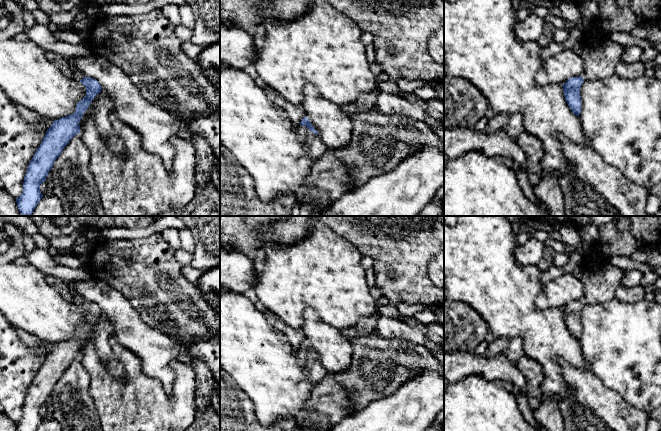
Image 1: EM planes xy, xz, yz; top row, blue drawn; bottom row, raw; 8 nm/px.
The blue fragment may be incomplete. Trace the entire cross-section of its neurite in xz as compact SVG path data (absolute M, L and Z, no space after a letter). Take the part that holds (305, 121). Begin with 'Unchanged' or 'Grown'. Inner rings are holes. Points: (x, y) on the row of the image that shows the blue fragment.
Grown. M305 116L297 127L297 134L300 141L304 143L304 147L309 155L318 160L329 149L326 144L318 136L318 132L312 126L310 120Z

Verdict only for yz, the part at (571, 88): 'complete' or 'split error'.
split error

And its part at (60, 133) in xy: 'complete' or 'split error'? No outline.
split error

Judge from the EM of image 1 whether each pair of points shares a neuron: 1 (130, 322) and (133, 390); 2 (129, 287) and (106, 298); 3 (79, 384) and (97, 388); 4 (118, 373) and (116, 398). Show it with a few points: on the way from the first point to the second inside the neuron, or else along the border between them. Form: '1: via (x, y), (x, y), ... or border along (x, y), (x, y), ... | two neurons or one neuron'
1: border along (114, 336), (140, 359), (144, 371) | two neurons
2: border along (99, 279), (115, 288), (134, 310) | two neurons
3: border along (82, 364), (90, 377), (89, 394), (95, 409) | two neurons
4: border along (102, 362), (116, 379), (122, 380), (124, 378) | two neurons

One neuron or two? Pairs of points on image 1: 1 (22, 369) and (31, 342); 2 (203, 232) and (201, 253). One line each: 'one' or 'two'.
1: two
2: one

